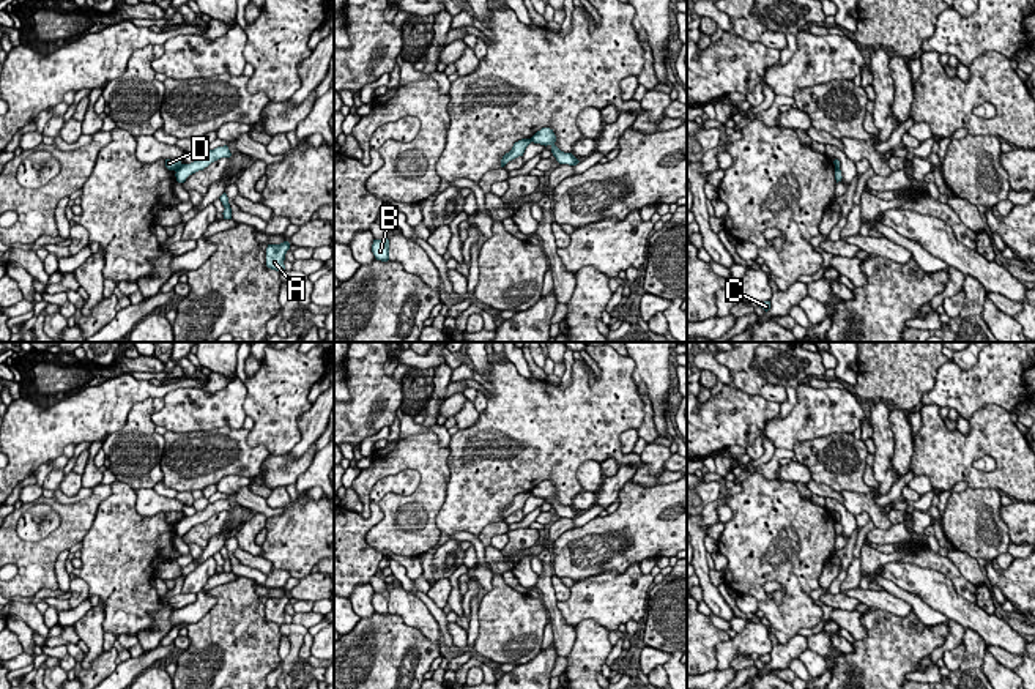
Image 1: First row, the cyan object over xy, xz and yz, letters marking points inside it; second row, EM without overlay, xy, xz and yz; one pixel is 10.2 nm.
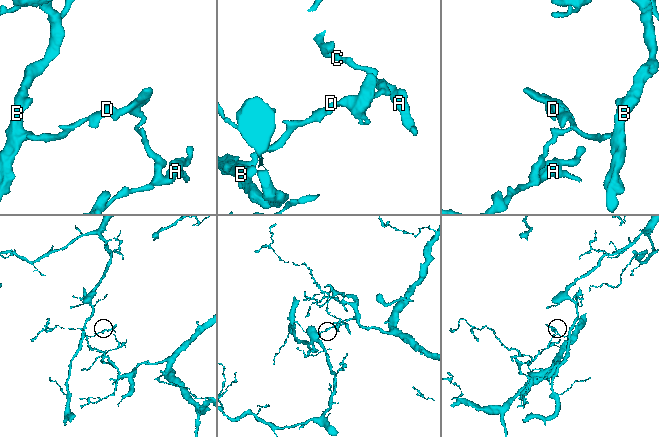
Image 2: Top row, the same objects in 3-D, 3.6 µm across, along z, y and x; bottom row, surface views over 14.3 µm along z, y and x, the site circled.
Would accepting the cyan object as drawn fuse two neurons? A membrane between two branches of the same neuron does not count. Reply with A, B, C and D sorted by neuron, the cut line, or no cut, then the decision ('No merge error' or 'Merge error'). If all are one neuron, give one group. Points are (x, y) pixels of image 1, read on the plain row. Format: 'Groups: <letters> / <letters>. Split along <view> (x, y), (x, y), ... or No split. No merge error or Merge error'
Groups: A C / B D. Split along xy (181, 517), (175, 524). Merge error

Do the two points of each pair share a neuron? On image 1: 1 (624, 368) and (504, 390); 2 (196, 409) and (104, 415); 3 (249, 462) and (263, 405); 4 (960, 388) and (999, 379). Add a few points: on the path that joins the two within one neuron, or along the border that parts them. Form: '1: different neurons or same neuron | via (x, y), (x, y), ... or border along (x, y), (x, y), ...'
1: same neuron | via (594, 394), (589, 399), (534, 399)
2: different neurons | border along (194, 385), (174, 388), (163, 398)
3: different neurons | border along (249, 431), (248, 443), (262, 445), (270, 453)
4: same neuron | via (969, 388), (990, 382)

